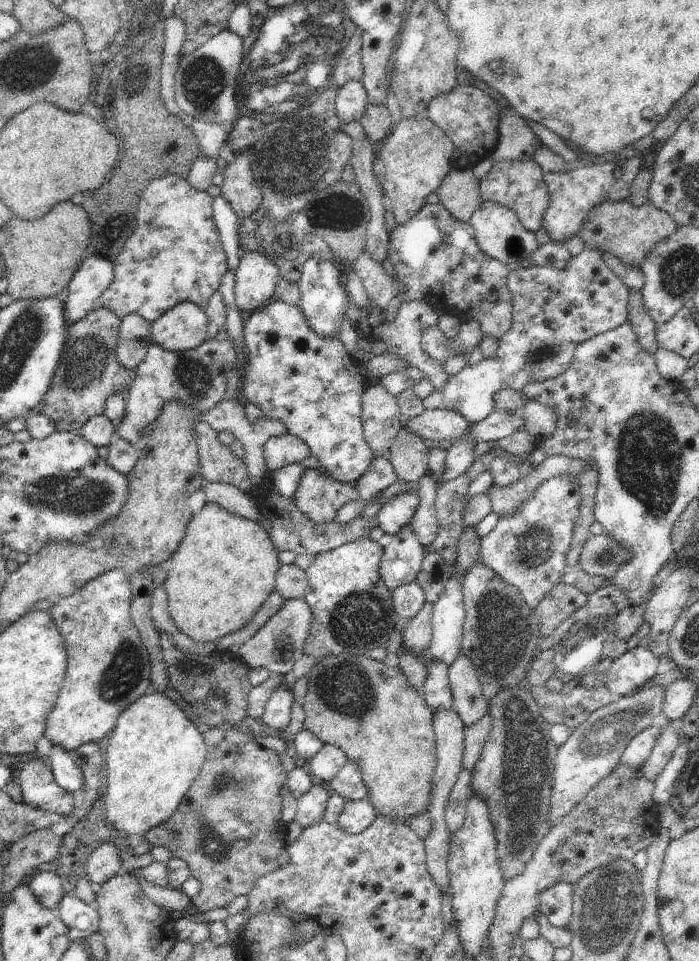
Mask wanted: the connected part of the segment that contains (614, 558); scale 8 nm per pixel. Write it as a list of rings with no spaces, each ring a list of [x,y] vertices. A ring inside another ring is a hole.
[[[604,534],[590,537],[582,547],[575,569],[609,579],[631,555],[620,543]]]

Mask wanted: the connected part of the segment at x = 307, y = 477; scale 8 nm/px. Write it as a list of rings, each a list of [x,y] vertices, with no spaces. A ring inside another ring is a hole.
[[[313,468],[304,471],[293,494],[298,510],[319,525],[334,521],[344,504],[359,498],[356,484],[341,483]]]

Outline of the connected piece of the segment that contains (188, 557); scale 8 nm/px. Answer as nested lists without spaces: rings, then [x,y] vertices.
[[[206,503],[202,511],[190,519],[185,537],[171,556],[173,563],[162,584],[167,592],[169,613],[178,630],[196,642],[214,643],[244,628],[275,591],[275,578],[281,567],[278,553],[271,537],[258,522],[230,514],[219,504]]]

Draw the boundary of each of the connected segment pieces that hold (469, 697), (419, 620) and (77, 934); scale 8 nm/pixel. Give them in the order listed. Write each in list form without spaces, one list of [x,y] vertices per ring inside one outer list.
[[[463,650],[449,668],[449,683],[453,696],[452,708],[468,728],[489,712],[489,704],[483,697],[480,677],[473,662]]]
[[[425,602],[422,610],[410,621],[402,635],[401,646],[409,653],[419,655],[425,663],[426,670],[434,658],[429,654],[433,635],[433,604]]]
[[[65,896],[56,910],[58,918],[67,926],[71,941],[85,940],[98,931],[99,912],[94,904],[86,904],[79,898]]]

